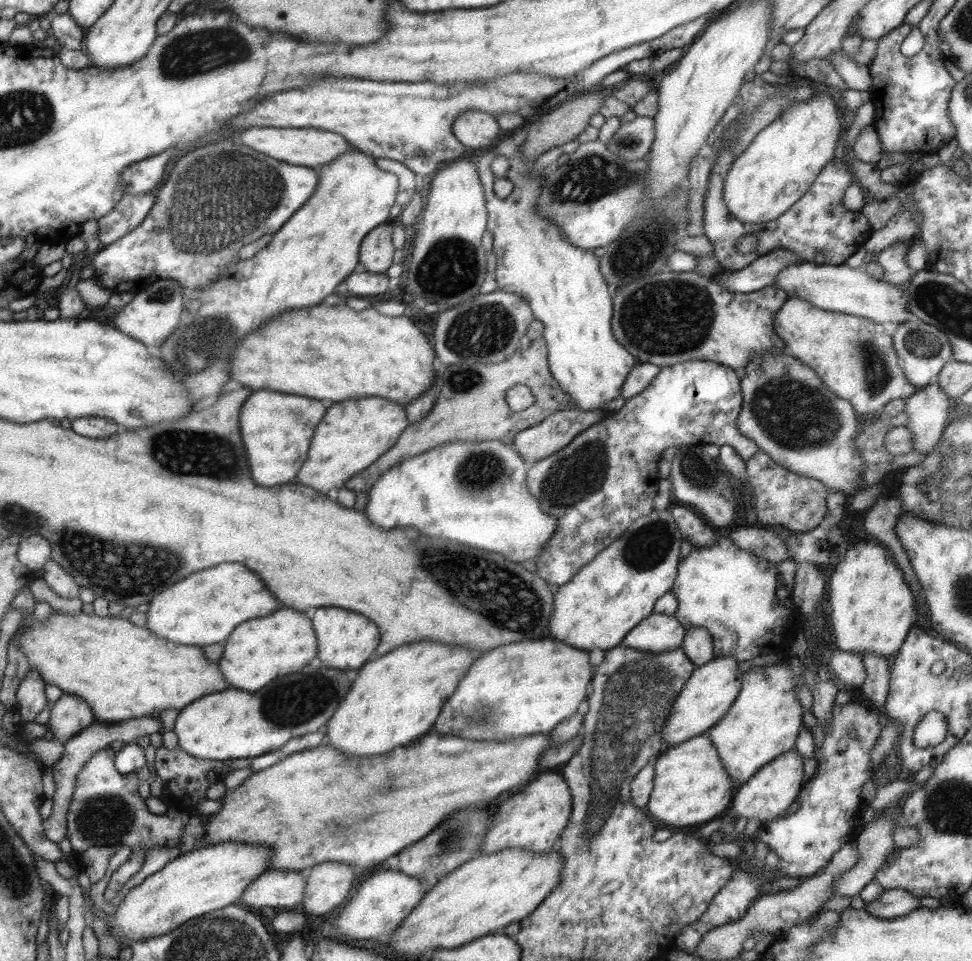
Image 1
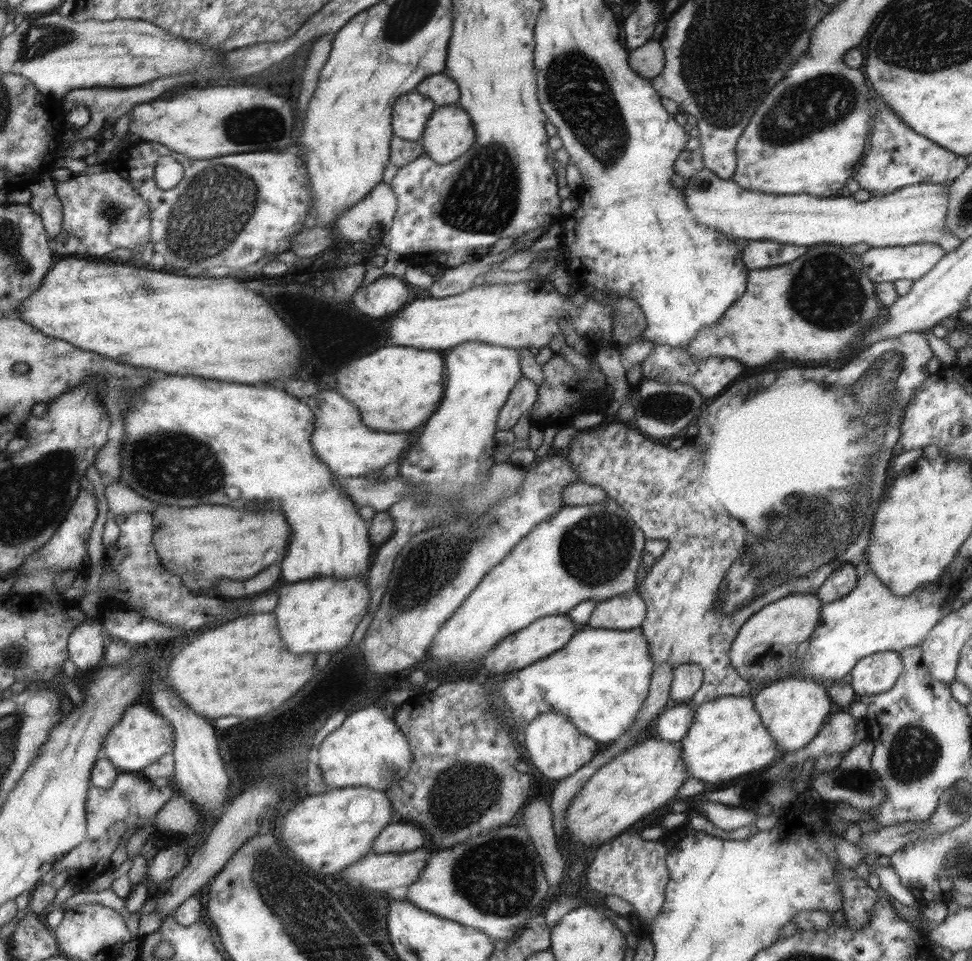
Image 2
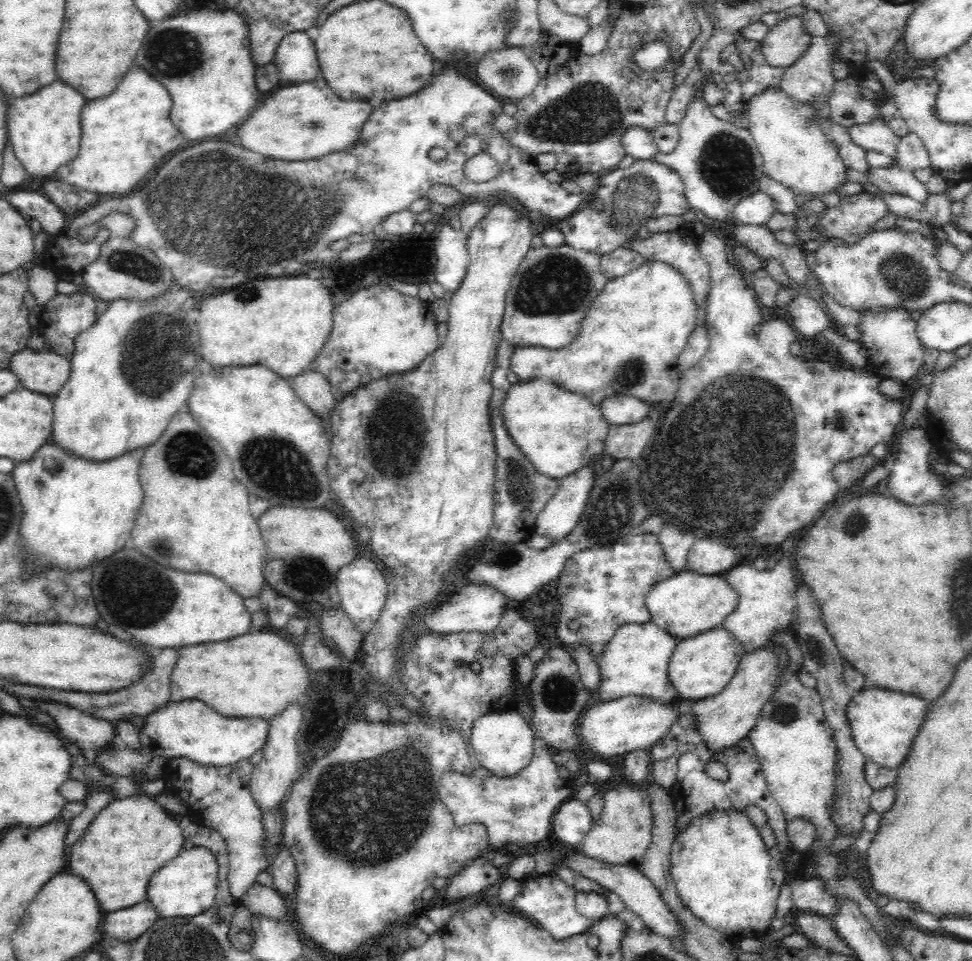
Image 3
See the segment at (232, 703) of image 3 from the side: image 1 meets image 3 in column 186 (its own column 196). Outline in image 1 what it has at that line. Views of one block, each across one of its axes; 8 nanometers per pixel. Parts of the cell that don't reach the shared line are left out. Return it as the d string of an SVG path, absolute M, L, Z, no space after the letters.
M53 611L51 617L43 623L33 620L33 623L29 623L25 629L17 631L17 633L12 637L11 641L15 641L16 645L23 651L26 659L30 662L31 668L40 674L40 677L49 684L54 684L65 694L70 694L81 698L85 704L89 705L95 719L99 719L100 722L109 723L120 722L131 720L135 718L141 718L142 716L150 715L153 712L161 712L165 708L173 708L173 710L179 711L185 705L193 703L193 700L198 700L201 696L206 696L207 694L212 694L215 692L220 692L229 688L229 684L225 682L225 678L221 676L219 672L219 667L211 659L205 656L202 647L197 645L182 645L169 642L152 632L147 631L147 628L141 626L135 626L135 624L129 623L126 619L116 618L116 617L99 617L94 614L85 616L81 612L75 616L66 616L58 611Z

